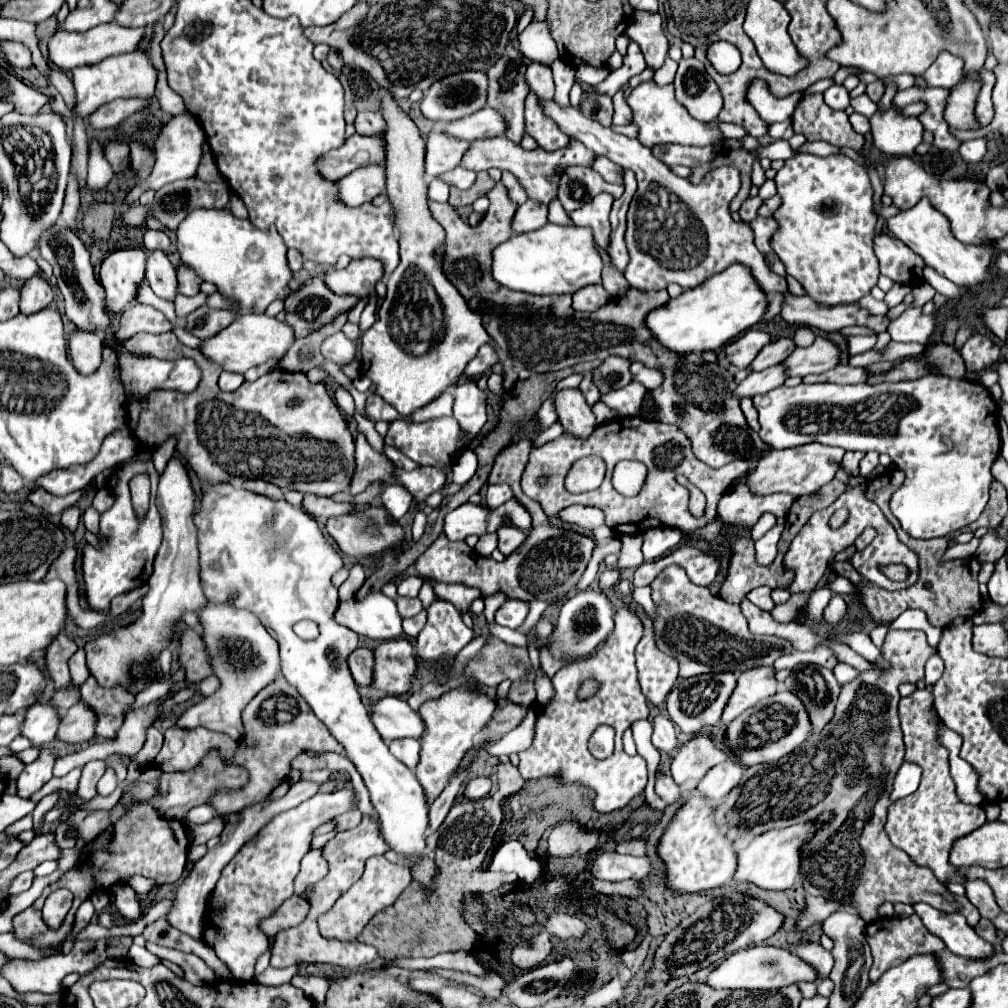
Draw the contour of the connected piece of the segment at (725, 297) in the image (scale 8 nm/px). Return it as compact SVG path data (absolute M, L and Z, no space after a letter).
M730 265L726 271L712 275L702 285L684 291L658 309L652 309L646 317L646 327L660 345L676 355L716 351L730 339L760 323L766 303L766 295L756 285L752 273L744 265Z

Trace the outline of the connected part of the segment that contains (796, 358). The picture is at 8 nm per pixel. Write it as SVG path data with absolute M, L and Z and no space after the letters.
M816 337L816 341L800 349L796 347L784 361L782 365L786 367L788 377L806 377L810 373L824 373L832 367L836 367L840 361L840 351L834 343L830 343L824 337Z

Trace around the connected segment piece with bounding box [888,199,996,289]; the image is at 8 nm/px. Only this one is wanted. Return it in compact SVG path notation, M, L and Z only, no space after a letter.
M922 199L916 207L902 211L898 217L892 217L888 221L888 229L898 235L902 243L906 243L914 253L918 253L928 267L932 267L938 275L950 279L952 283L960 287L978 287L982 283L988 283L994 279L990 265L992 259L996 259L996 249L994 247L980 247L980 245L964 245L952 237L952 229L948 219L932 209L928 199Z

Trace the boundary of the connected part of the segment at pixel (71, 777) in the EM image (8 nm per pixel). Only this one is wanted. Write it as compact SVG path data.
M80 767L78 769L74 769L74 771L70 771L66 777L62 777L62 779L52 779L48 785L44 785L42 787L42 791L40 793L36 793L32 799L38 803L44 795L48 795L48 793L52 793L52 791L62 791L62 793L74 793L76 789L78 789L78 781L80 781Z

